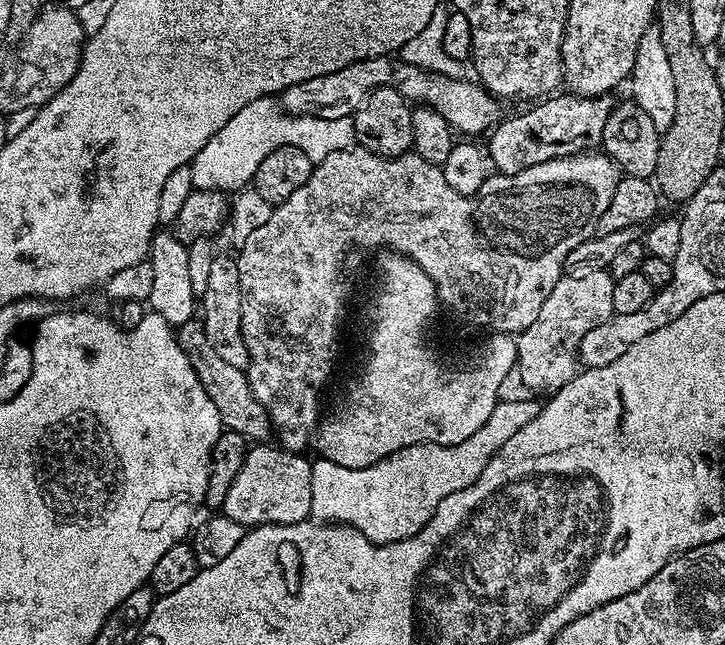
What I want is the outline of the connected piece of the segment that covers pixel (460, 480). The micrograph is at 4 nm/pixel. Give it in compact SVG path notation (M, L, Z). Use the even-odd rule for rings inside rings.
M501 399L486 426L461 444L415 444L406 446L365 468L347 468L323 458L312 460L310 506L320 522L335 522L357 528L370 542L393 544L410 538L430 522L438 502L470 486L486 470L486 464L503 444L510 442L526 422L540 413L541 401Z

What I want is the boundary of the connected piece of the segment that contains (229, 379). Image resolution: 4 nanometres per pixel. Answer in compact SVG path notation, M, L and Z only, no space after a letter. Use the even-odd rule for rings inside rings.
M193 318L179 325L175 329L176 338L183 352L190 358L190 364L206 391L210 402L218 410L221 427L234 433L242 433L244 438L252 442L267 441L273 433L272 424L269 422L265 407L256 398L250 389L250 384L245 369L238 369L221 359L212 342L206 336L203 319Z

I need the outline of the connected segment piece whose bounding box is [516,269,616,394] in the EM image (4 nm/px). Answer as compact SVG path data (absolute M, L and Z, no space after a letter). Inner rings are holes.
M590 269L579 274L565 274L550 290L538 318L530 322L525 332L516 336L516 368L520 380L532 388L533 393L551 394L570 382L578 371L578 353L582 338L594 326L606 322L614 315L615 279L605 269Z

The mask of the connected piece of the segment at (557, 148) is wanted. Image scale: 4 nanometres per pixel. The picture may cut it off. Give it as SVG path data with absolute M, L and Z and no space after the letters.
M553 94L539 102L533 103L525 112L517 116L501 119L491 129L487 137L486 155L491 167L497 173L513 176L530 166L538 166L538 162L550 162L559 156L577 156L580 152L595 149L602 141L602 130L606 130L606 122L612 117L614 100L611 95L607 96L577 96L575 94Z

